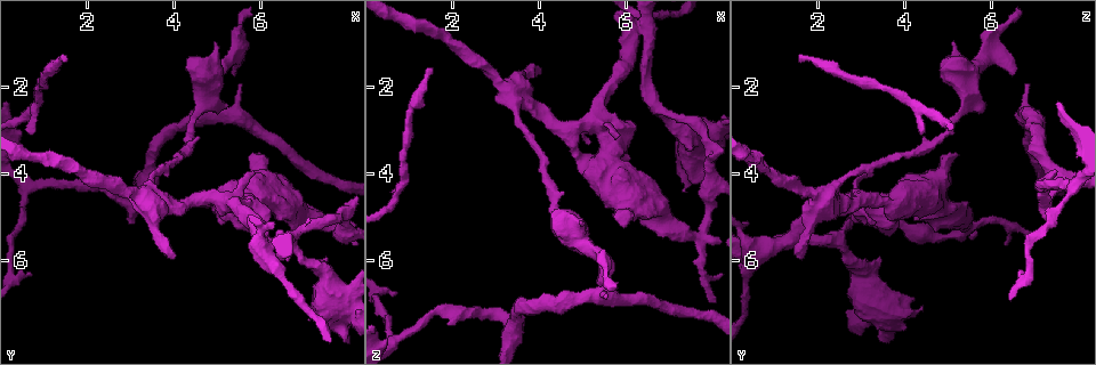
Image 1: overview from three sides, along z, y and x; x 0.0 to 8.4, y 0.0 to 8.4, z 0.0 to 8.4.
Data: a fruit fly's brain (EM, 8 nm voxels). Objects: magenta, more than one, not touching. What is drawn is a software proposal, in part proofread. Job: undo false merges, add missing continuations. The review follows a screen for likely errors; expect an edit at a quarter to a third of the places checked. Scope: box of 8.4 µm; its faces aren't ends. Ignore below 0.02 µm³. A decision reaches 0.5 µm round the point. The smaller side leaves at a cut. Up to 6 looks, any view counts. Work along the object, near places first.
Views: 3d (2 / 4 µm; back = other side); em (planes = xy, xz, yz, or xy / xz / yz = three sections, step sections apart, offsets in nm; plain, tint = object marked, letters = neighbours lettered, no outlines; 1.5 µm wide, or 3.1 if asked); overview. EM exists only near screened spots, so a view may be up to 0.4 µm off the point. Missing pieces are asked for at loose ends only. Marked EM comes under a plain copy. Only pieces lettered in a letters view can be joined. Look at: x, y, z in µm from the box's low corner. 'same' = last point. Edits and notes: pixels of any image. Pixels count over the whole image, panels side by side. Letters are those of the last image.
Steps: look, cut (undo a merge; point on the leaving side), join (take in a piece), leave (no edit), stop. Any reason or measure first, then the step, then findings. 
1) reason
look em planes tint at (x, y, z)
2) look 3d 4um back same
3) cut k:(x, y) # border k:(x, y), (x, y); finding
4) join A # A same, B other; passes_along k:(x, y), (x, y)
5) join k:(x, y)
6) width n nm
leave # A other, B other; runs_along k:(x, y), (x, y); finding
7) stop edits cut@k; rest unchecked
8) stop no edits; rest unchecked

three arms meet
look em xy step 4 tint at (7.70, 5.20, 5.50)

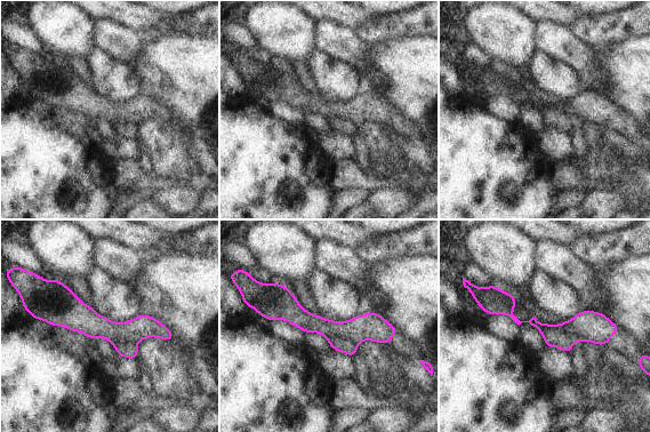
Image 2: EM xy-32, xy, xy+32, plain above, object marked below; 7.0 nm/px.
see the neighbours
look em xy step 4 letters same

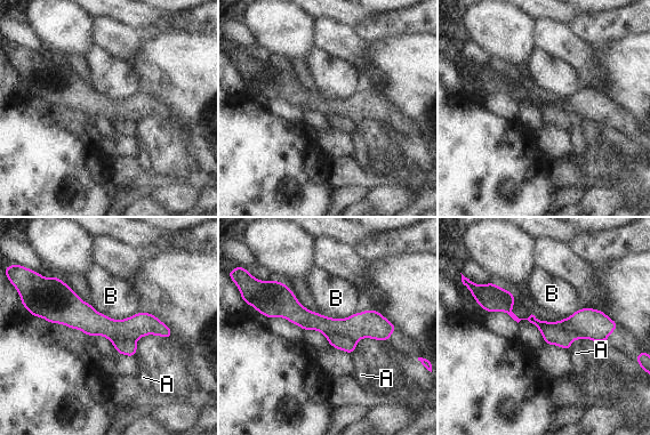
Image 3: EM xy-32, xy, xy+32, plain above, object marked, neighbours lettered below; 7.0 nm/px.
cut 3:(342, 343) # A other, B other; border 3:(326, 335), (340, 333), (356, 341); a second neuron is stuck on

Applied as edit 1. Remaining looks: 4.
an open end
look em xz step 8 tint at (3.00, 5.20, 7.20)

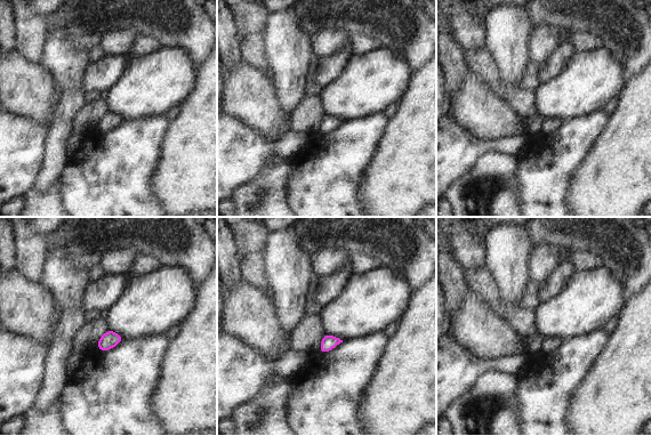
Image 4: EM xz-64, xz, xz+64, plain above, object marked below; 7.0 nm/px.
another direction
look em planes letters same

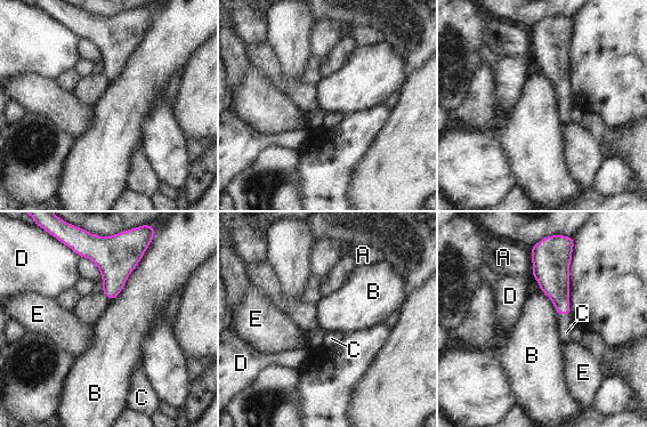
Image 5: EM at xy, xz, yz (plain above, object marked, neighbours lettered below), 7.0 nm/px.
join 5:(566, 332) # A other, B other, C same, D other, E other; passes_along 5:(554, 280), (563, 314), (566, 332); it goes on there

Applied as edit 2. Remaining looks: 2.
thin end
look em planes letters at (1.50, 1.45, 1.55)

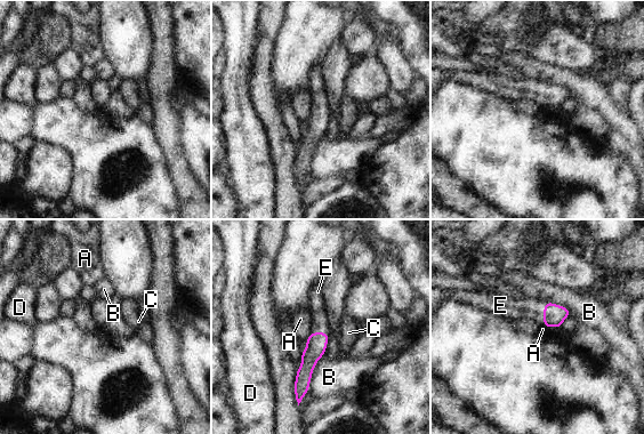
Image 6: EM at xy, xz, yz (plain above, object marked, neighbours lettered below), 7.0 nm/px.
join 6:(530, 310) # A other, B other, C other, D other, E same; passes_along 6:(554, 315), (544, 314), (530, 310); it goes on there

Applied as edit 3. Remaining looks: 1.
stop edits cut@3, join@5, join@6; rest unchecked

